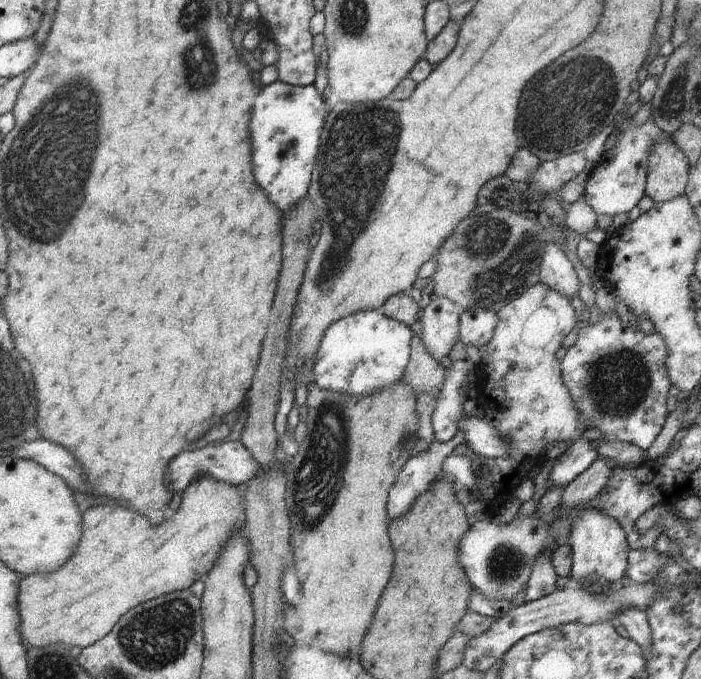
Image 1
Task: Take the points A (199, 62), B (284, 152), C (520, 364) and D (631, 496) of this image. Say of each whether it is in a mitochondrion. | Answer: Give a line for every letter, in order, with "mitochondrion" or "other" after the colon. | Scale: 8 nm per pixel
A: mitochondrion
B: other
C: other
D: other

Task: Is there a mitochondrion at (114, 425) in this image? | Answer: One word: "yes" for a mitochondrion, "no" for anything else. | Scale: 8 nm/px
no

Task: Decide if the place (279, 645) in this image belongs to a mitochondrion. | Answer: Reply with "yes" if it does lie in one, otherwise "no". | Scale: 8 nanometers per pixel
no

